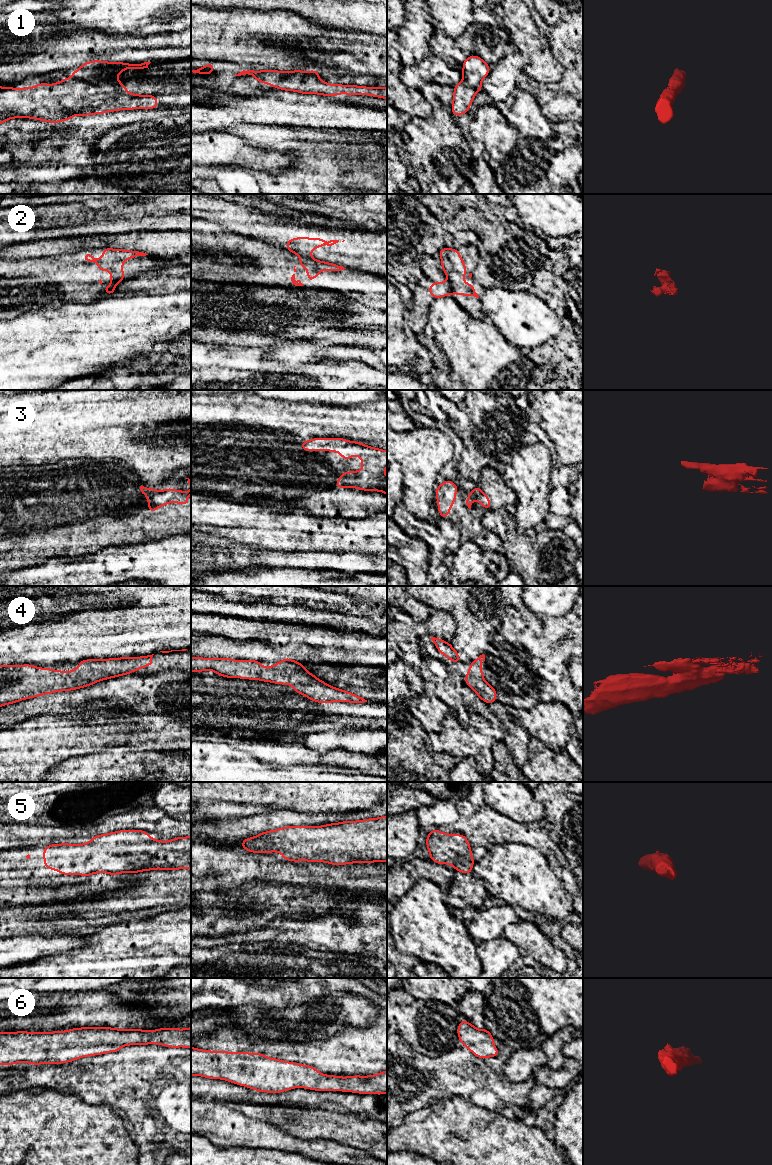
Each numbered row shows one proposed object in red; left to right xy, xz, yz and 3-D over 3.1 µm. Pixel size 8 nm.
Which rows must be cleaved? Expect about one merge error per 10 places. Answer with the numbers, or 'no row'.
2

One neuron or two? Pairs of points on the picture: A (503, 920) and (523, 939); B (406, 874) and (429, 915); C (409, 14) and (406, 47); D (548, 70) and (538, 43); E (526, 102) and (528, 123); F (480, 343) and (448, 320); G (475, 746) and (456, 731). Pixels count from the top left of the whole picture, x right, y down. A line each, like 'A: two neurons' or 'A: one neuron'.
A: two neurons
B: two neurons
C: one neuron
D: one neuron
E: one neuron
F: one neuron
G: one neuron

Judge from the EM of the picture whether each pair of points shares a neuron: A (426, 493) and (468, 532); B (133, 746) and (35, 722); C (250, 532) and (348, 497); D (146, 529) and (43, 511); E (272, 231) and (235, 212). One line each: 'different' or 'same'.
A: different
B: same
C: different
D: same
E: same

